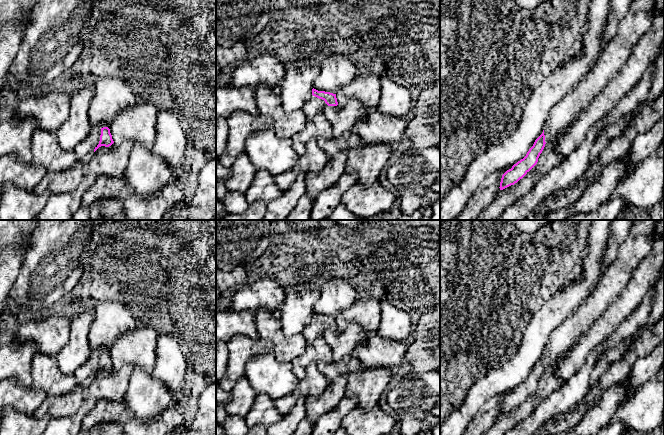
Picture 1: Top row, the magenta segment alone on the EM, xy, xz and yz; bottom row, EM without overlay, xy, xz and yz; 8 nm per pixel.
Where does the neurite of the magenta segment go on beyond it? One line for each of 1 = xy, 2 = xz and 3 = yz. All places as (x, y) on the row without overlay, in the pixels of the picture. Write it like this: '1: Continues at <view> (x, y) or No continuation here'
1: Continues at xy (88, 369)
2: Continues at xz (314, 329)
3: Continues at yz (642, 236)

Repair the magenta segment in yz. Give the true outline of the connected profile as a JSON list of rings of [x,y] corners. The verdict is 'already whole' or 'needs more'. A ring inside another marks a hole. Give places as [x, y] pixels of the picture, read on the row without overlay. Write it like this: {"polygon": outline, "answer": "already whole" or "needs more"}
{"polygon": [[[635,220],[614,262],[599,278],[587,299],[554,329],[547,340],[543,357],[526,380],[502,399],[500,414],[522,403],[537,388],[545,368],[565,355],[625,290],[639,263],[660,237],[656,231],[657,223],[658,220]]], "answer": "needs more"}

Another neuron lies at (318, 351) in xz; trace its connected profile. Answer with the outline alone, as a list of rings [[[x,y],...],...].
[[[320,336],[313,343],[307,344],[303,354],[292,360],[292,371],[298,380],[302,380],[306,376],[306,367],[311,363],[331,363],[333,361],[331,348],[323,336]]]

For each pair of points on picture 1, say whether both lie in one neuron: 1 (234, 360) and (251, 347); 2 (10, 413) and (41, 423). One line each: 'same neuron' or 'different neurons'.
1: same neuron
2: same neuron

